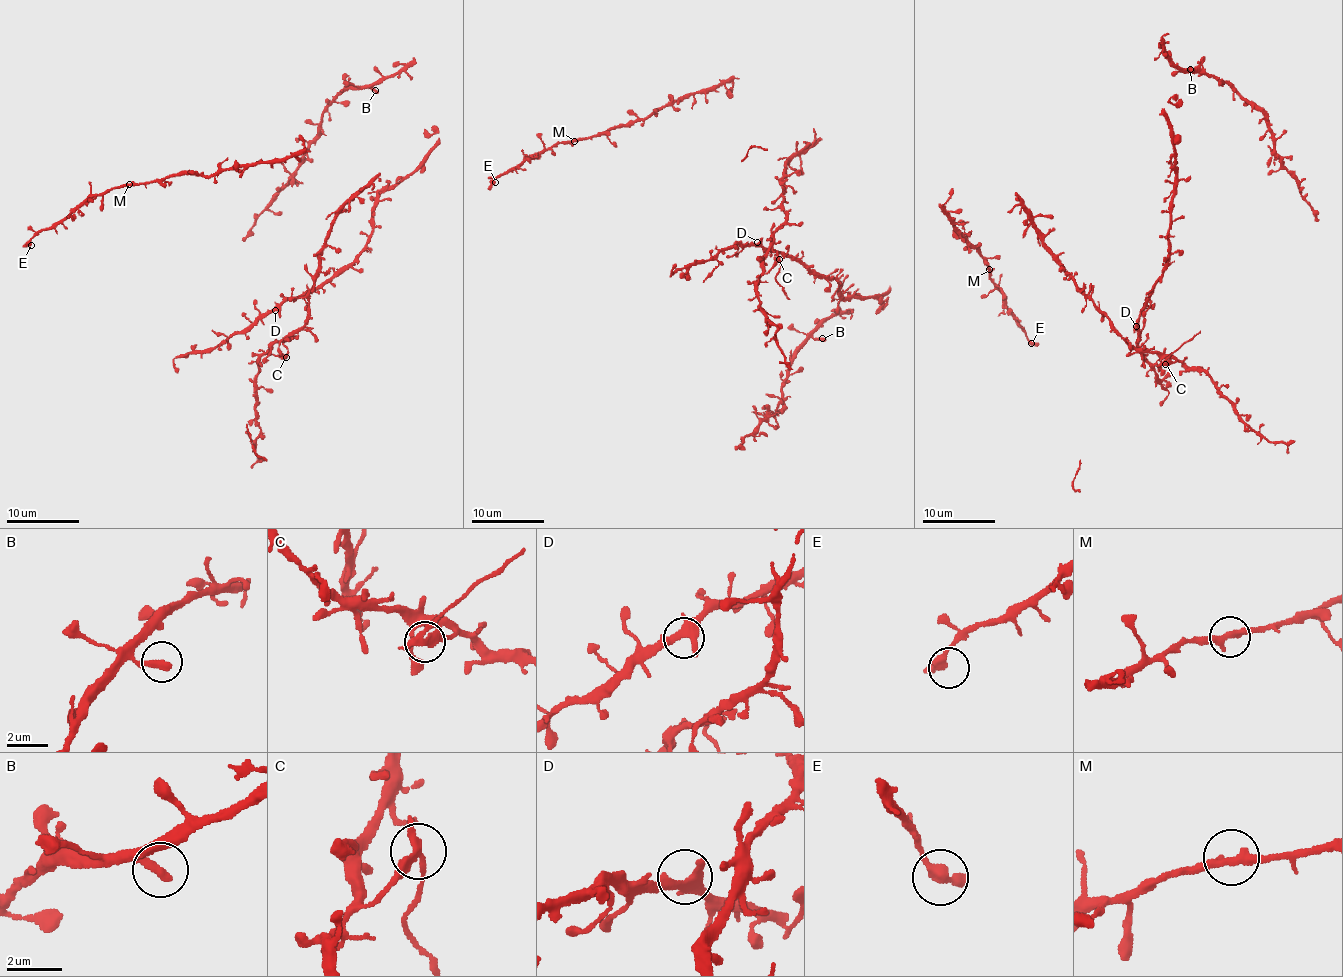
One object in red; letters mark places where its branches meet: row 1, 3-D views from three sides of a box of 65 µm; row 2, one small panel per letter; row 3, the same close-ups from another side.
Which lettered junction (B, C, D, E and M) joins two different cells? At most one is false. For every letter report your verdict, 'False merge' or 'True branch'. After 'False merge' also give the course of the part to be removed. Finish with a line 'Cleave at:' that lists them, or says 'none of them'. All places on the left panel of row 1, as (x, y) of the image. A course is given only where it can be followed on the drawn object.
B: True branch
C: False merge. Course of the part to remove: (285, 358), (288, 351), (283, 344), (296, 334)
D: True branch
E: True branch
M: True branch
Cleave at: C

